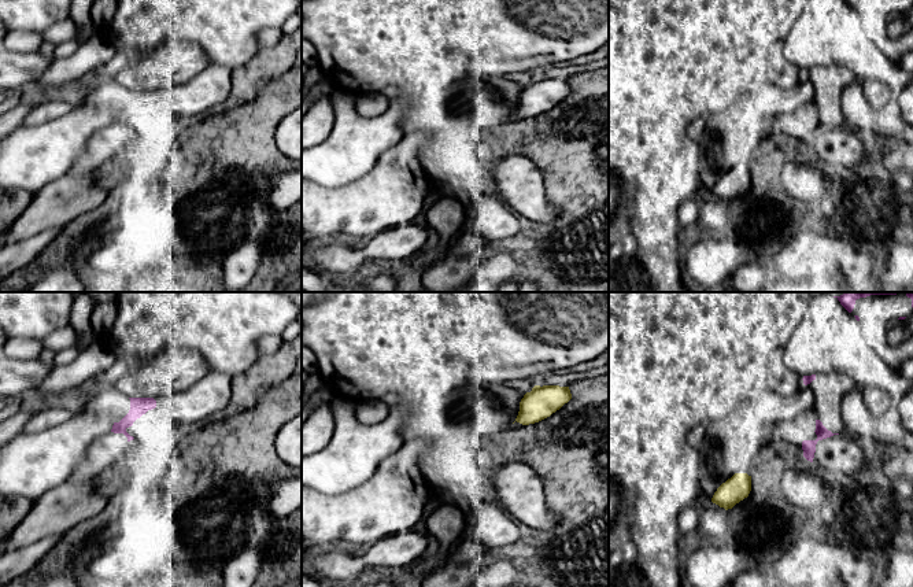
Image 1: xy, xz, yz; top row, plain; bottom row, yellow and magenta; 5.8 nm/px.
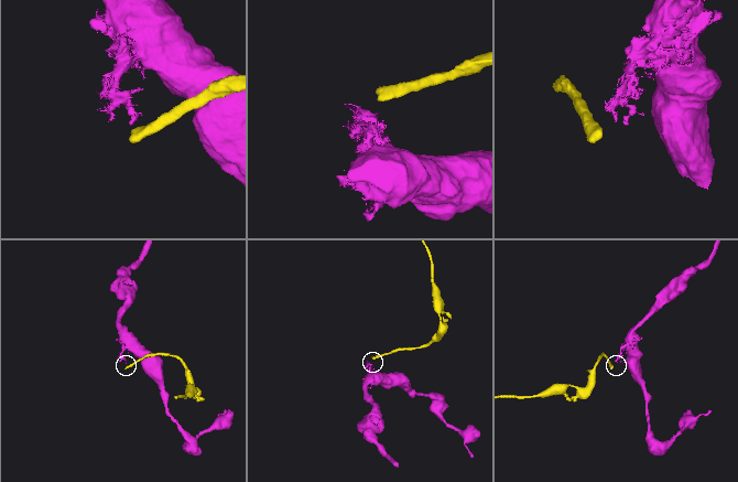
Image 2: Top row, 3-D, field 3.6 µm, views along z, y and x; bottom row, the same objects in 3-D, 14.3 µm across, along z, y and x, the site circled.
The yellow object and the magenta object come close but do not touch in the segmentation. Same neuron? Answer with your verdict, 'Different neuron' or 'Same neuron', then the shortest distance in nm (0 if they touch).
Different neuron. Distance 340 nm

